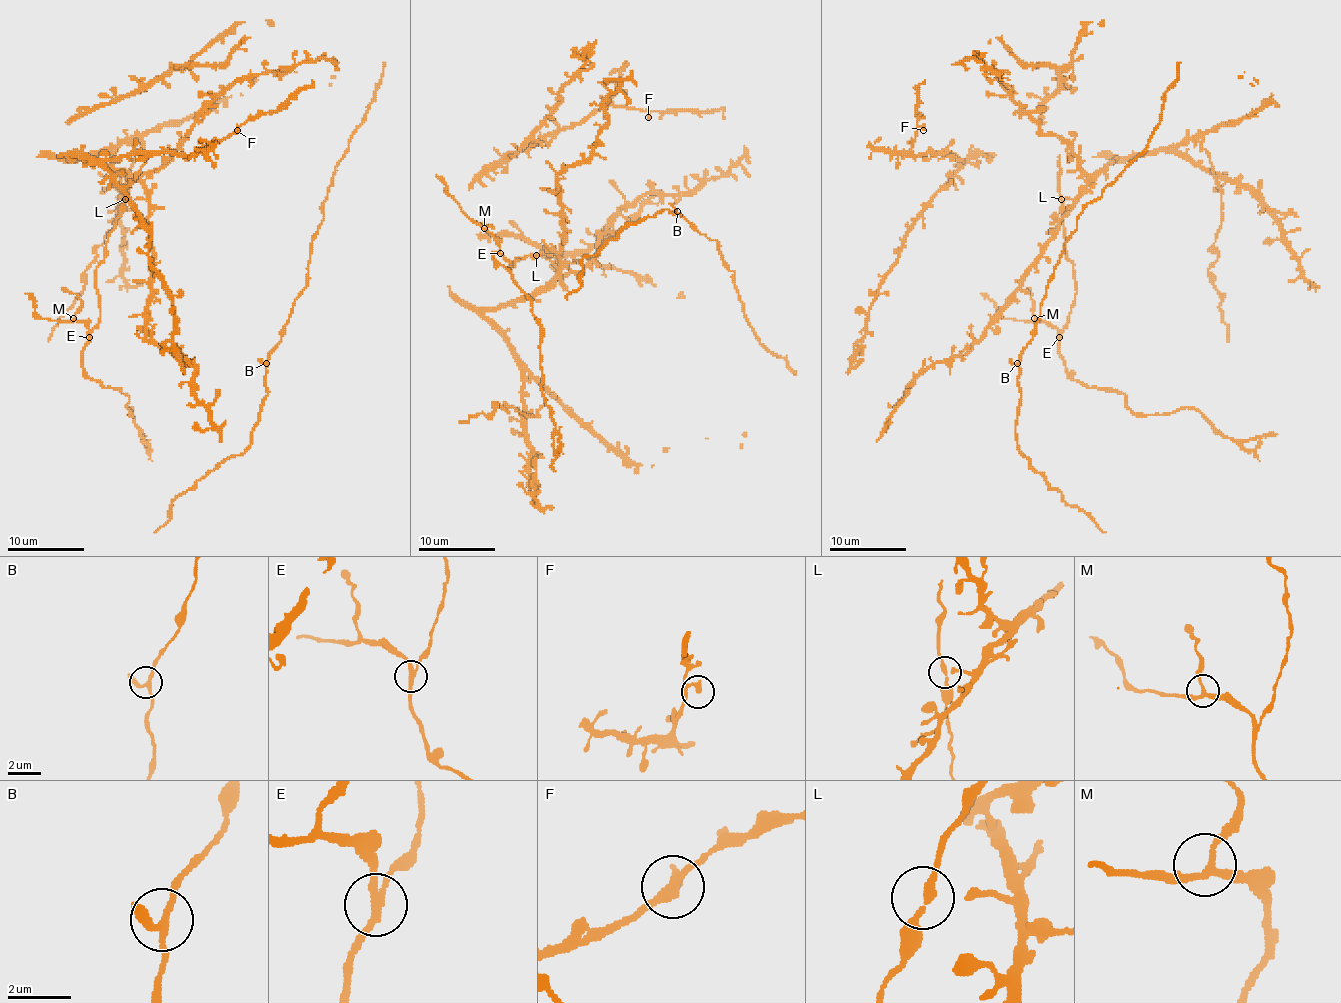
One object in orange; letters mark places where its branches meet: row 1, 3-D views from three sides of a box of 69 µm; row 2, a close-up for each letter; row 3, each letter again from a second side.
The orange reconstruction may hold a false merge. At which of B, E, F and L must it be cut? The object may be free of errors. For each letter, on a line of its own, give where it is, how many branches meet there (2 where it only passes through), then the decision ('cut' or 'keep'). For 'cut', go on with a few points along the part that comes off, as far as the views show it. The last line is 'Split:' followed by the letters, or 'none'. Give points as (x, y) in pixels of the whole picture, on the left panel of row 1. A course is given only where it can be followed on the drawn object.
B: (266, 363) | 3 | keep
E: (89, 337) | 3 | cut | (89, 338), (83, 351), (83, 370), (104, 388), (125, 393), (129, 415), (131, 407), (142, 440), (144, 434)
F: (237, 130) | 2 | keep
L: (125, 199) | 3 | keep
Split: E

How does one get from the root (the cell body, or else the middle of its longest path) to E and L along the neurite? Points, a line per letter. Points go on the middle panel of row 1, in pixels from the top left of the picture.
E: (519, 357), (484, 313), (540, 294), (557, 269), (540, 255), (528, 255), (509, 271), (511, 263), (500, 253)
L: (519, 357), (484, 313), (525, 302), (553, 280), (557, 269), (536, 255)

